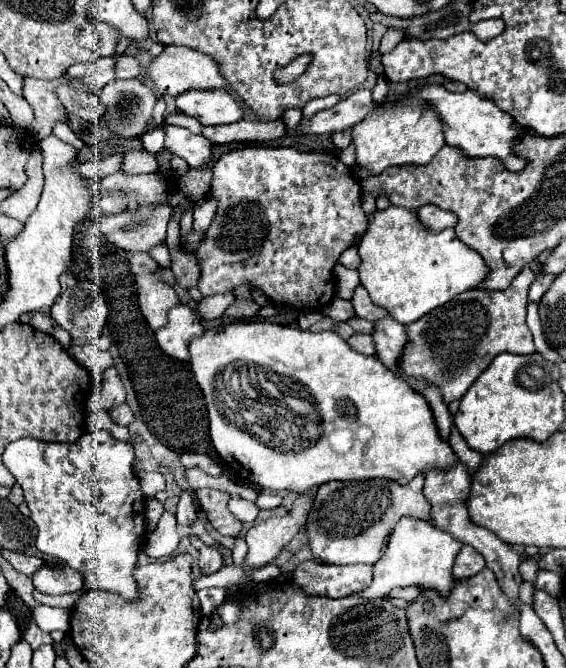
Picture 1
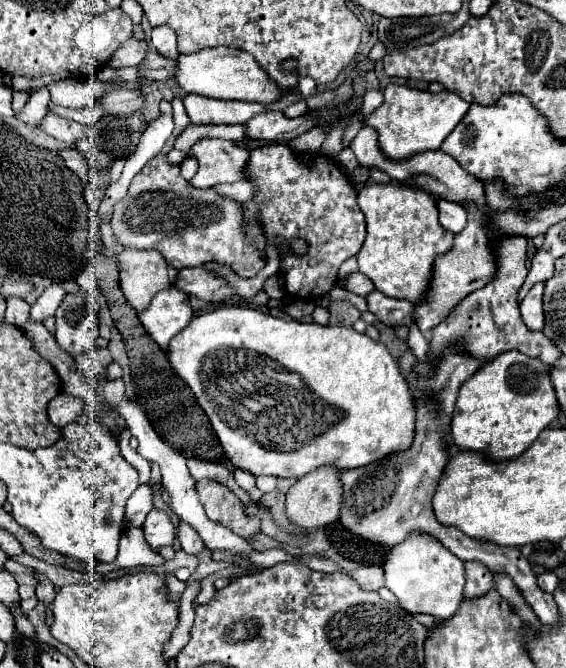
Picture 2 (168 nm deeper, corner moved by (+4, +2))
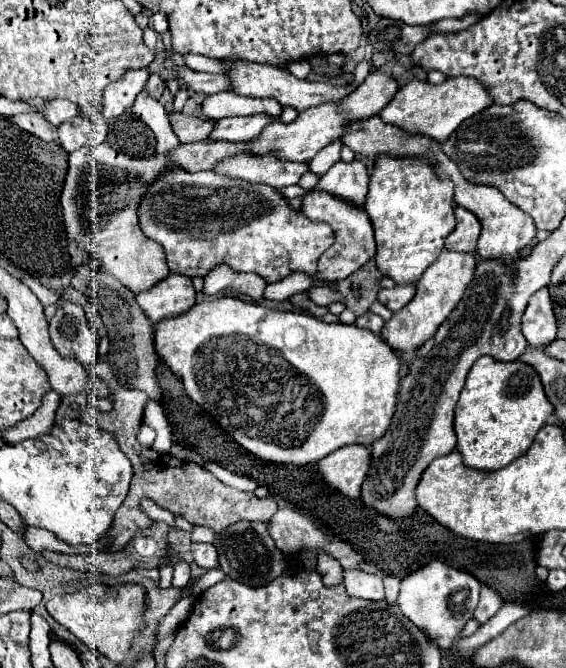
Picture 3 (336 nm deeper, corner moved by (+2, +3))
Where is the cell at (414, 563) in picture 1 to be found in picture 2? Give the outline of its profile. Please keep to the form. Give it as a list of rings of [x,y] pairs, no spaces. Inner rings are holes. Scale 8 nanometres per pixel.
[[[412,533],[412,537],[394,545],[388,557],[384,557],[382,569],[384,587],[396,595],[398,605],[408,613],[428,613],[436,619],[448,619],[464,599],[464,563],[444,549],[436,537],[428,537],[428,533]]]

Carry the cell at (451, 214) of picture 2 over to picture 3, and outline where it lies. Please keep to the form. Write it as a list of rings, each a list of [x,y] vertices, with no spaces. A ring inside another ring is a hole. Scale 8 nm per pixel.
[[[456,206],[456,228],[454,232],[446,238],[444,248],[452,248],[458,252],[476,252],[478,246],[478,236],[480,236],[480,220],[466,208]]]

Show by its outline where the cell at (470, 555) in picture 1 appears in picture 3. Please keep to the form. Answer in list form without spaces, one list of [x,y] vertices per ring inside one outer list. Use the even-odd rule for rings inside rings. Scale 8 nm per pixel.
[[[482,586],[482,592],[480,592],[480,602],[478,602],[478,608],[474,612],[474,618],[484,624],[486,620],[490,620],[498,608],[502,608],[502,598],[498,596],[496,590],[492,590],[490,586]]]

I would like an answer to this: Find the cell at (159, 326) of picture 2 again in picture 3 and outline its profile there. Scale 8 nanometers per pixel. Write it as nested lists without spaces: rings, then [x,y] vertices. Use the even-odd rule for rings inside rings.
[[[170,272],[166,280],[160,280],[154,288],[138,292],[136,302],[152,322],[158,322],[162,318],[188,312],[196,302],[196,290],[192,286],[192,278]]]

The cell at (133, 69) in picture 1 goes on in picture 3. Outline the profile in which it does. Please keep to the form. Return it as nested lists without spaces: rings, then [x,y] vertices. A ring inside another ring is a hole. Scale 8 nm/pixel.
[[[188,67],[178,71],[178,80],[189,90],[204,94],[218,94],[230,90],[230,78],[224,74],[196,72]]]

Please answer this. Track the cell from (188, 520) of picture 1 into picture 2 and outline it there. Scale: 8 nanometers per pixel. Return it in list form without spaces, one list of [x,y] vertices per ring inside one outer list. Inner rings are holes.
[[[180,521],[180,525],[178,525],[178,539],[180,539],[182,549],[190,555],[196,555],[198,551],[204,549],[204,543],[200,541],[200,535],[190,525],[184,525],[184,521]]]

